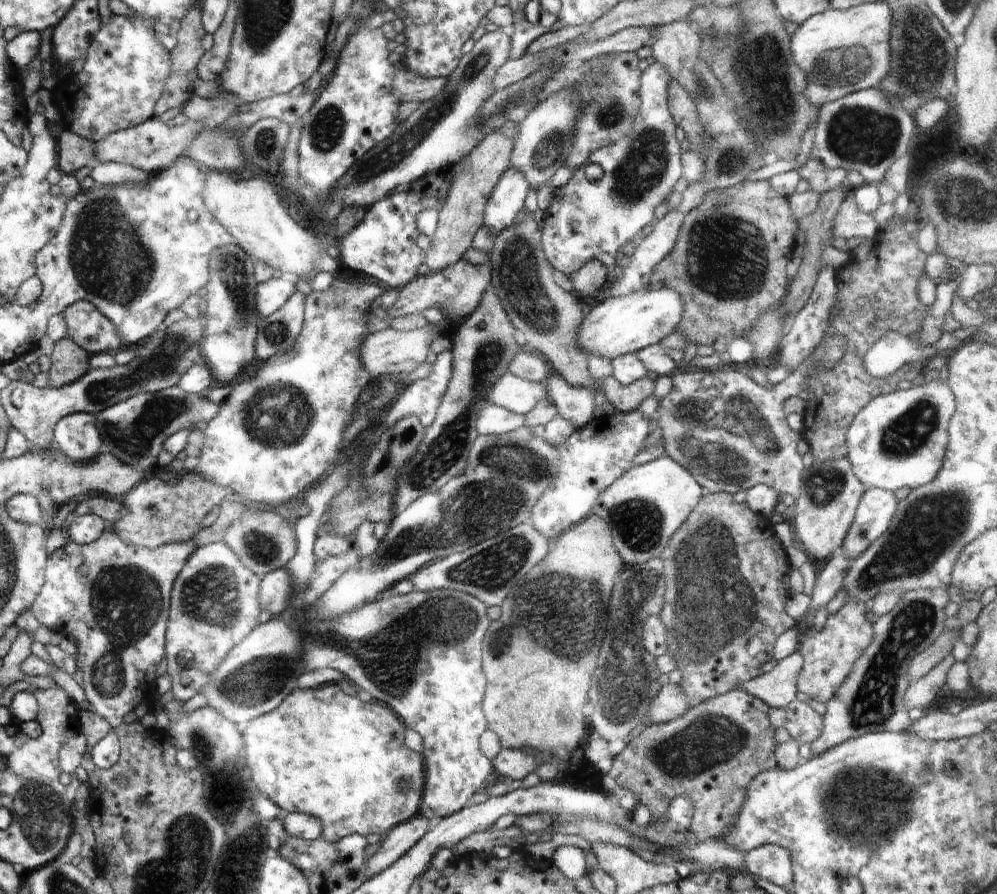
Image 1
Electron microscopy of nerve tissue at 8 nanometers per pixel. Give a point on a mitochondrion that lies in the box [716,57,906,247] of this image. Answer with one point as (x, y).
(859, 133)

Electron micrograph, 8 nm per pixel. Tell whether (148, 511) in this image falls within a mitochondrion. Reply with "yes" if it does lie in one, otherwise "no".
yes

